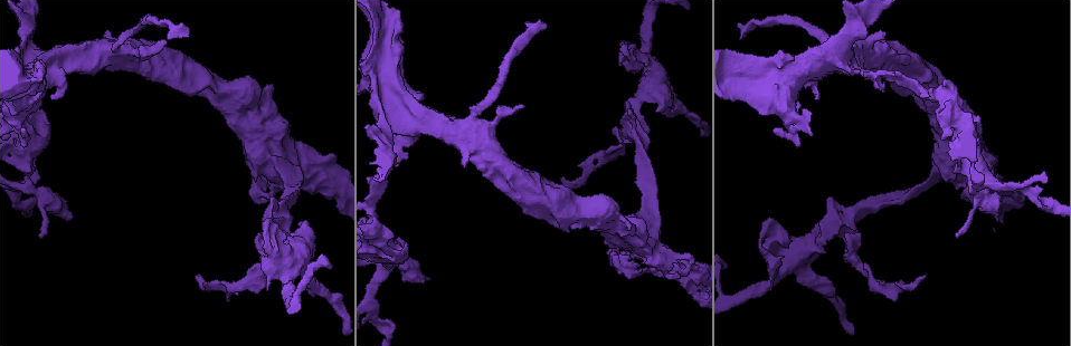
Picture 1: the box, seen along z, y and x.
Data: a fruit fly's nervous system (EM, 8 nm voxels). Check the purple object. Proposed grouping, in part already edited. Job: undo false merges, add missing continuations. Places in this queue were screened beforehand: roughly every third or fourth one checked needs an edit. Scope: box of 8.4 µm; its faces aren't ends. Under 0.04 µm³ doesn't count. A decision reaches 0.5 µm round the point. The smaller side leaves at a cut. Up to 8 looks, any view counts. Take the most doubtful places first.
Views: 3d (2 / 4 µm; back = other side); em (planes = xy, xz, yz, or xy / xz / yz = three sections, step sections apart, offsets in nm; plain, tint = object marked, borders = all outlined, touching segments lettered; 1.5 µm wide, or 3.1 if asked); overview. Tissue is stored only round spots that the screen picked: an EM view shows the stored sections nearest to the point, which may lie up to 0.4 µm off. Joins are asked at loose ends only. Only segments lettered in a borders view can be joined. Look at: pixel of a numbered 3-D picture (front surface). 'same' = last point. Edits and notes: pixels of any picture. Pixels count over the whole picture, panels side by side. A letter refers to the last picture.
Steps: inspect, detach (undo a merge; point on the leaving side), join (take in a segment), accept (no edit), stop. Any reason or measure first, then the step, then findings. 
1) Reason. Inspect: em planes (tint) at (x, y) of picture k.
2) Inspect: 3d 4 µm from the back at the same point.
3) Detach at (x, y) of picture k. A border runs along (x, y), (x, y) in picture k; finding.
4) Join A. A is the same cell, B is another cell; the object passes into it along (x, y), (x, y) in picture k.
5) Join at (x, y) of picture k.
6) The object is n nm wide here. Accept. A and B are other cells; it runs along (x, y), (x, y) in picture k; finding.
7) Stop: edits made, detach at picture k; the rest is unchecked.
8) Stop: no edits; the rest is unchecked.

Small branch off a trunk. Inspect: em planes (borders) at (654, 270) of picture 1.

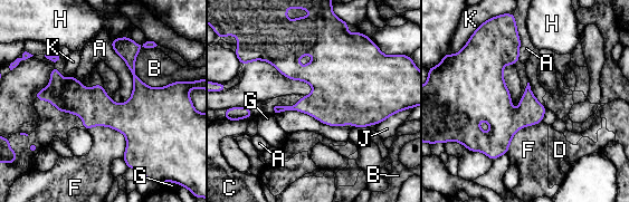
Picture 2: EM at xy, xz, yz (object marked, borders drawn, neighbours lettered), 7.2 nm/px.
Accept. A, B, C, D, F, G, H, J and K are other cells; continuous, no second neuron.

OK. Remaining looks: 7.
Touches itself. Inspect: em xy step 8 (borders) at (621, 45) of picture 1.

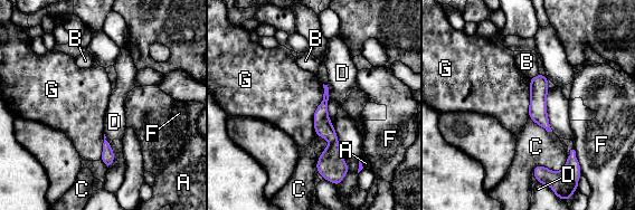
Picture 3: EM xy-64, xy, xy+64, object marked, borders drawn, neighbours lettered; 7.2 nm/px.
Cut it another way. Inspect: em planes (borders) at the same point.

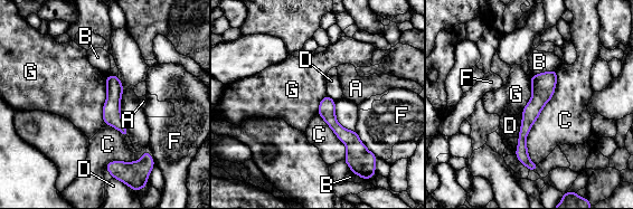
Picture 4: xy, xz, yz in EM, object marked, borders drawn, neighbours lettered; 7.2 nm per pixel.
The longest contact is with C, 700 nm. Accept. A, B, C, D, F and G are other cells; continuous, no second neuron.

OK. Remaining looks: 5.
Thin end. Inspect: 3d 4 µm at (957, 238) of picture 1.

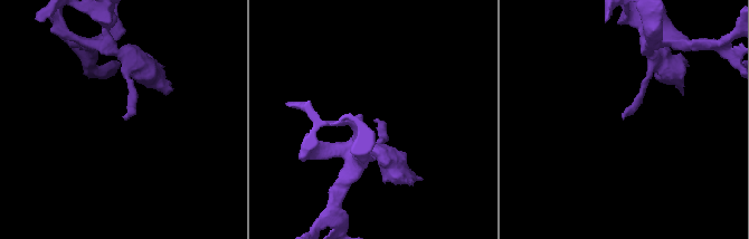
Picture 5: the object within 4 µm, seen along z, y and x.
Inspect: em xz step 4 (tint) at (623, 120) of picture 5.

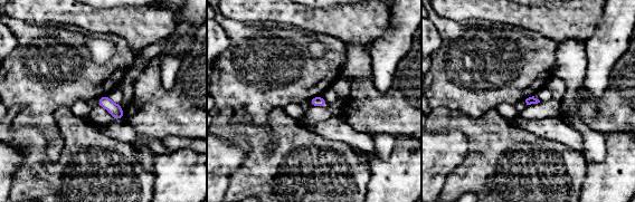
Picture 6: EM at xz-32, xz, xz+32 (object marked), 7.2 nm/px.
Inspect: em xy step 4 (borders) at the same point.

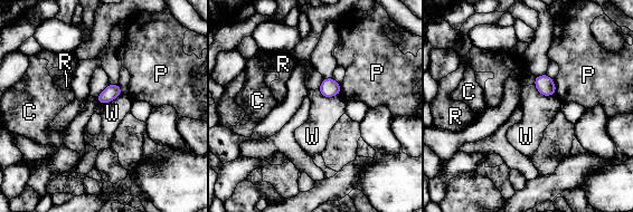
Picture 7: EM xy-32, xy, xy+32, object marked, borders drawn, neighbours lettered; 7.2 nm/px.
Accept. C, P, R and W are other cells; a border runs along (318, 89), (327, 97), (340, 93) in picture 7; none of them fits.

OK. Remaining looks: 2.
Stop: no edits; the rest is unchecked.

